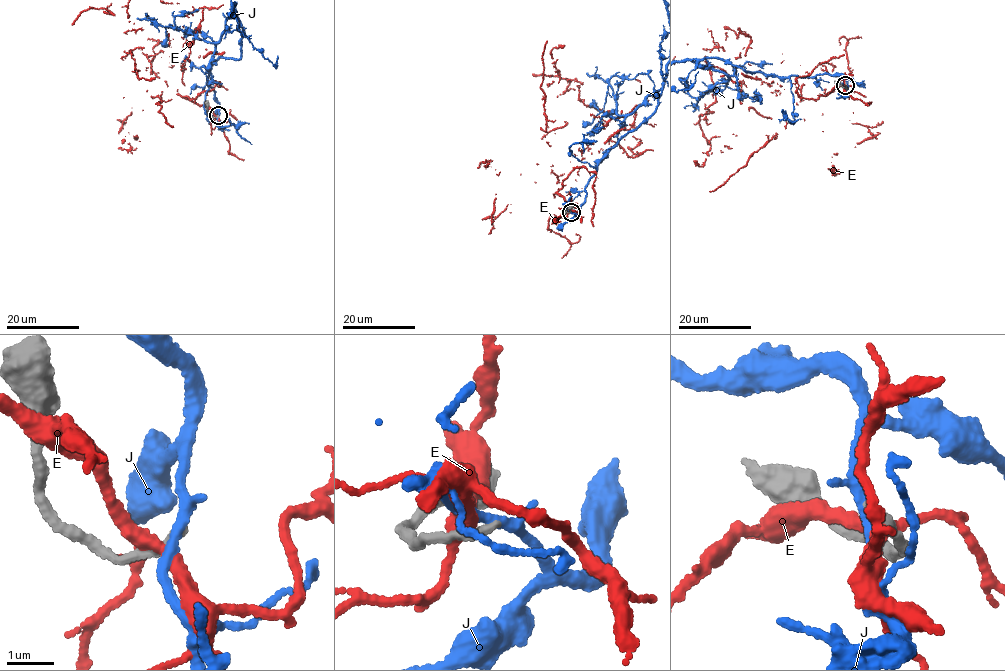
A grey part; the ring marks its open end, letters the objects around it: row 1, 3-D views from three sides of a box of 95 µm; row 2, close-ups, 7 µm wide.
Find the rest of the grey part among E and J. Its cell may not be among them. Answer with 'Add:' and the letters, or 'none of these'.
Add: none of these

